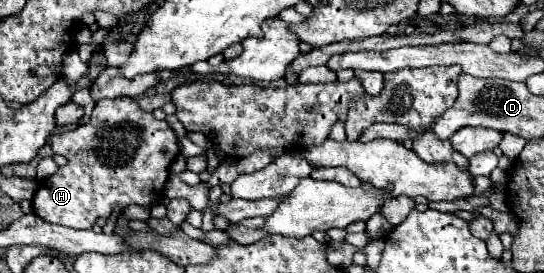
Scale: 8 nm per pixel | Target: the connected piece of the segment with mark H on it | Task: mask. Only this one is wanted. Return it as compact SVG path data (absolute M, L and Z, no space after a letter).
M131 98L97 102L91 120L75 130L55 134L51 138L51 148L55 154L63 154L69 162L67 166L61 166L53 176L43 180L33 198L33 212L45 222L77 230L91 228L97 218L109 218L115 206L127 208L131 204L137 204L149 208L157 202L163 202L161 196L167 182L167 170L181 152L173 128L165 120L157 120L153 118L153 114L141 110Z

